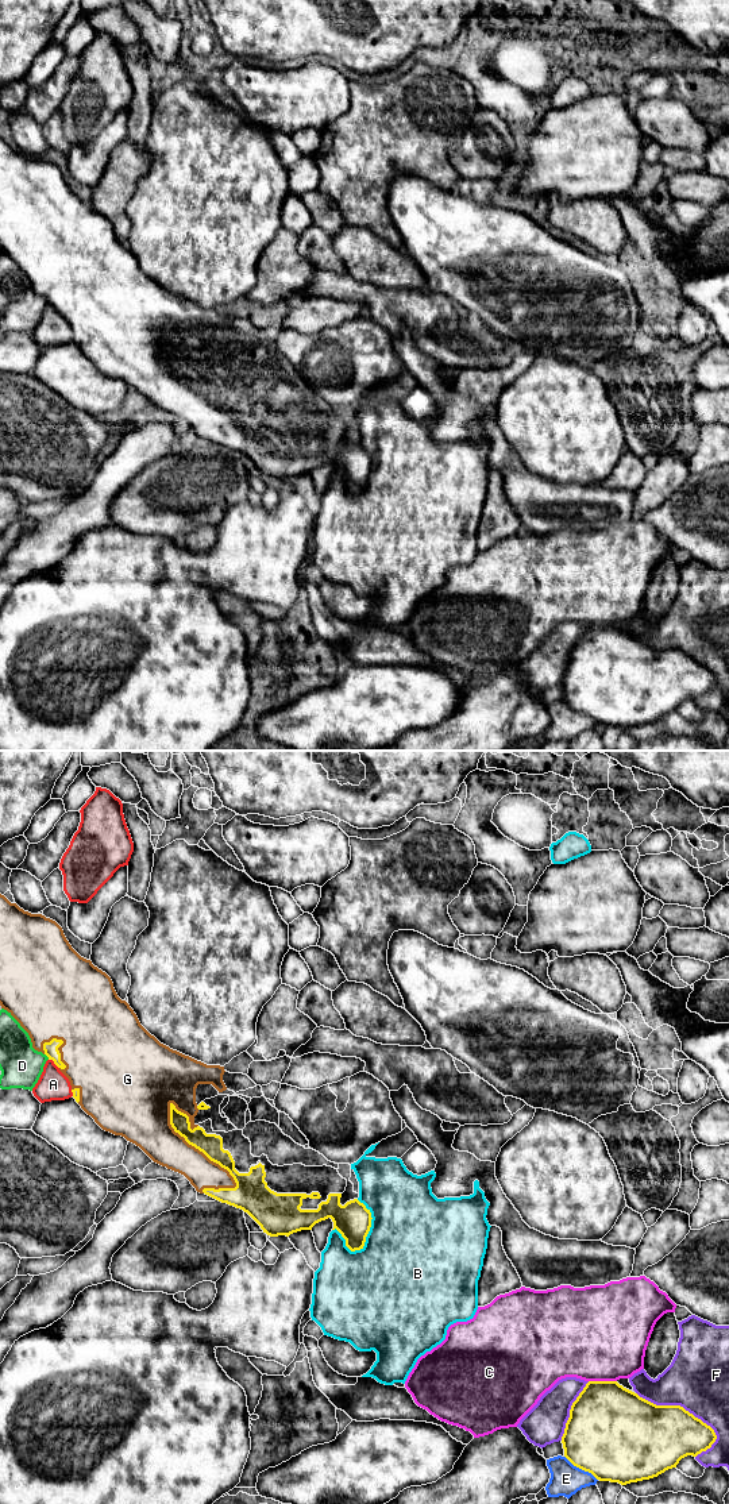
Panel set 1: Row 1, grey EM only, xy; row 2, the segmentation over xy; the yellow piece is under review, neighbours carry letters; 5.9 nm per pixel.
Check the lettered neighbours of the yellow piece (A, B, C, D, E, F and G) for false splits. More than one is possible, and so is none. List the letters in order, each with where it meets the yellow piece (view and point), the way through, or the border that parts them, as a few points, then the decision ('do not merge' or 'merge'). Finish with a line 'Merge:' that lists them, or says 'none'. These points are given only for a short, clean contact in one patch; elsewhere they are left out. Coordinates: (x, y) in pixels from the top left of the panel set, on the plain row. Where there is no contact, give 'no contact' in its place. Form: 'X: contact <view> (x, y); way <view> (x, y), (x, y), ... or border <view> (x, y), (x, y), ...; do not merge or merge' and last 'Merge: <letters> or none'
A: contact xy (54, 307); do not merge
B: contact xy (370, 470); do not merge
C: contact xy (602, 625); do not merge
D: contact xy (46, 299); do not merge
E: contact xy (581, 712); do not merge
F: contact xy (679, 650); do not merge
G: contact xy (196, 392); merge
Merge: G

